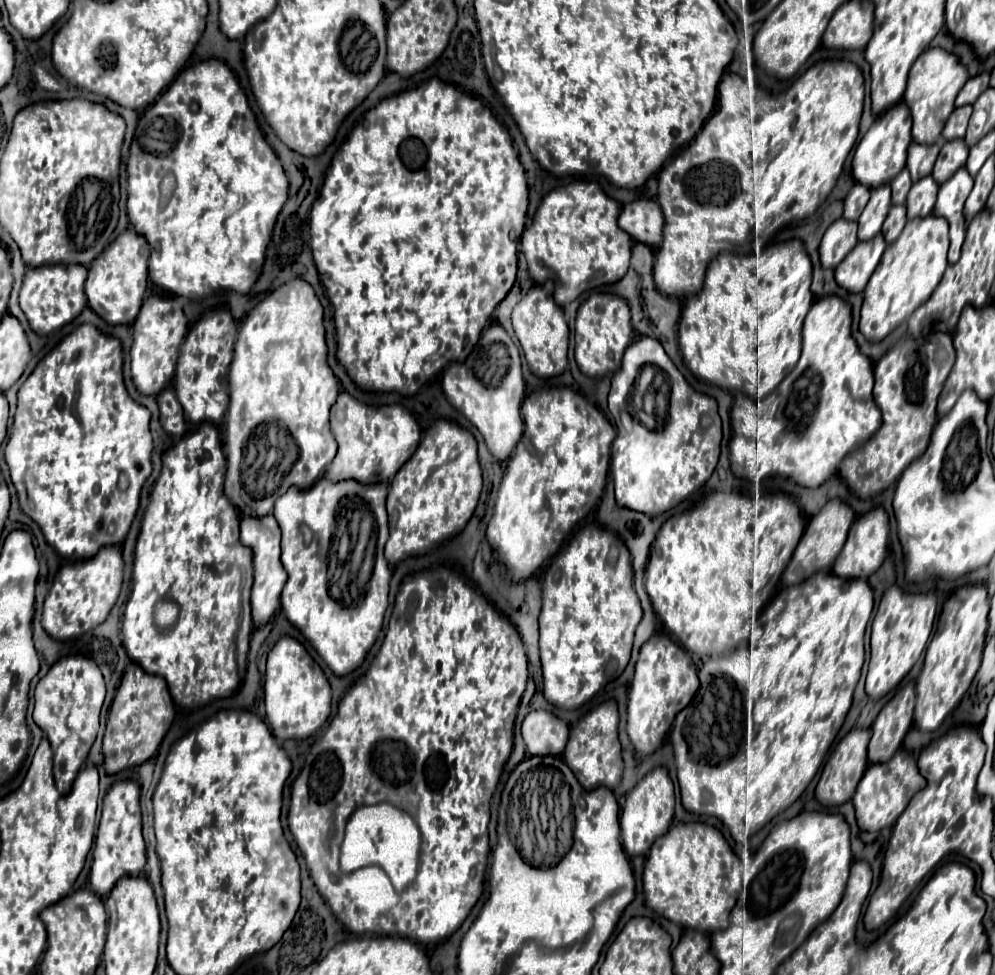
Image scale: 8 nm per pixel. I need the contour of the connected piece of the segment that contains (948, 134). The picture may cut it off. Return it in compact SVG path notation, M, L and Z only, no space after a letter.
M972 105L956 107L952 111L952 115L948 117L948 121L946 121L946 127L942 131L942 137L946 141L950 141L950 139L962 139L964 133L966 133L966 125L968 125L970 115L972 115Z

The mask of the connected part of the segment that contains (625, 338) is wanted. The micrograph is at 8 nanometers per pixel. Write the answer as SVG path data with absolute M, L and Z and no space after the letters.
M592 293L576 315L576 363L584 375L606 375L618 371L626 345L632 341L634 329L628 303L612 293Z

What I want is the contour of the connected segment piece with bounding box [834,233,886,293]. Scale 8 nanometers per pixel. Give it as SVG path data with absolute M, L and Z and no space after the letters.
M878 233L870 241L860 241L852 249L852 253L848 253L844 261L834 269L838 285L844 287L846 291L860 293L866 287L870 275L874 273L884 249L886 249L886 241L882 233Z

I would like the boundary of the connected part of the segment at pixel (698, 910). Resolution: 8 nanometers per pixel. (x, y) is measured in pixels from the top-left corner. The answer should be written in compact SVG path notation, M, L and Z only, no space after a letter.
M672 823L646 855L642 883L646 905L658 915L700 931L728 927L728 915L740 893L742 863L724 835L706 823Z

